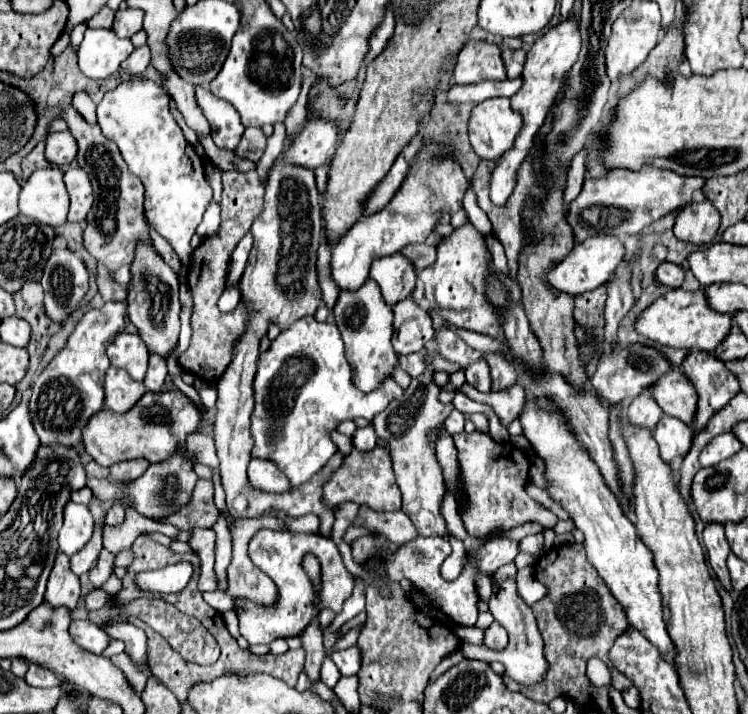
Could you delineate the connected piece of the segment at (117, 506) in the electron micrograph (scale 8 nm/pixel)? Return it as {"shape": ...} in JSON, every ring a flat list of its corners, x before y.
{"shape":[[114,502,112,508,106,514,106,524,112,526,112,524,120,524,122,520,124,520,124,508,122,508,120,502]]}

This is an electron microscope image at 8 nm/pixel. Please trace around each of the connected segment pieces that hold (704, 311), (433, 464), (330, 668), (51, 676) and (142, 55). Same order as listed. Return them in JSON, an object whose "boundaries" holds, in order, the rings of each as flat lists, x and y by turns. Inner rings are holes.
{"boundaries":[[[684,288,668,290,664,296,660,296,654,304,650,304,640,320,636,322,638,334,650,338,652,342,674,346,674,348,688,348,688,350,706,350,712,352,726,336,730,334,732,316,714,312,708,302,702,288,688,292]],[[424,372,422,376,414,378,408,390,404,392,404,396,400,400,394,400,394,404,390,404,384,412,380,412,374,418,374,430,378,438,390,440,392,444,390,458,392,458,392,468,396,474,396,484,402,492,402,512,410,516,418,534,422,536,436,534,446,538,448,536,446,520,440,512,446,488,444,488,440,464,434,456,434,448,426,440,426,430,442,424,454,408,438,402,440,388,428,376,432,376,432,372,430,374]],[[322,664,322,670,320,670,320,680,328,686,328,688,334,688,336,682,340,680,340,672,334,664]],[[30,664,28,672,26,672,26,682,28,684,34,684,34,686,40,686,40,688,50,688,50,686,62,686,64,684,64,678,58,676,56,672,40,666,40,664]],[[144,44,140,48,136,48,124,62,122,68,130,74,130,76,138,76,146,70,146,66,150,64,150,48]]]}

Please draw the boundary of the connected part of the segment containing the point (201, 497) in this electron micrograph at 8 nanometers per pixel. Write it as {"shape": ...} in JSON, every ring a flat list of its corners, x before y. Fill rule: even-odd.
{"shape":[[198,480,190,502,180,506,178,512,164,518,164,524,174,524,180,530,192,528,212,528,220,518,220,510,214,504,214,482,212,480]]}

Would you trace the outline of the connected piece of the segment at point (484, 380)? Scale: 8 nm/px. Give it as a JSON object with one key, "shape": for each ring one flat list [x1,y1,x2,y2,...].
{"shape":[[484,358,472,362,466,368,466,382,470,386,478,388,480,392,490,392,492,390,492,376,490,376,490,368,488,368]]}

